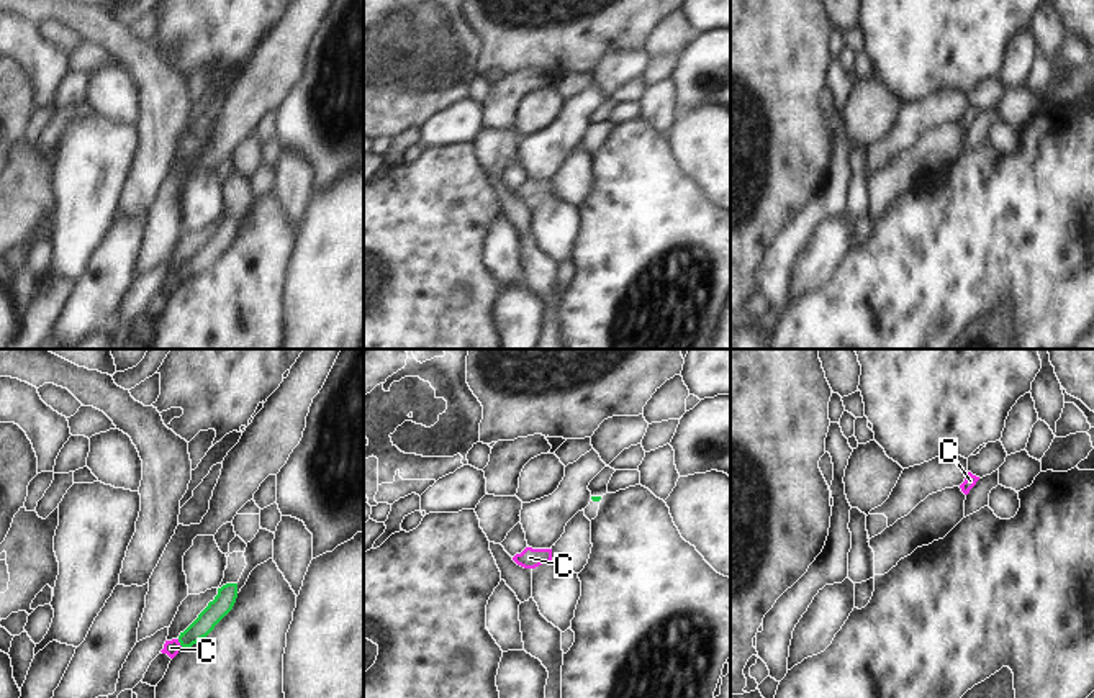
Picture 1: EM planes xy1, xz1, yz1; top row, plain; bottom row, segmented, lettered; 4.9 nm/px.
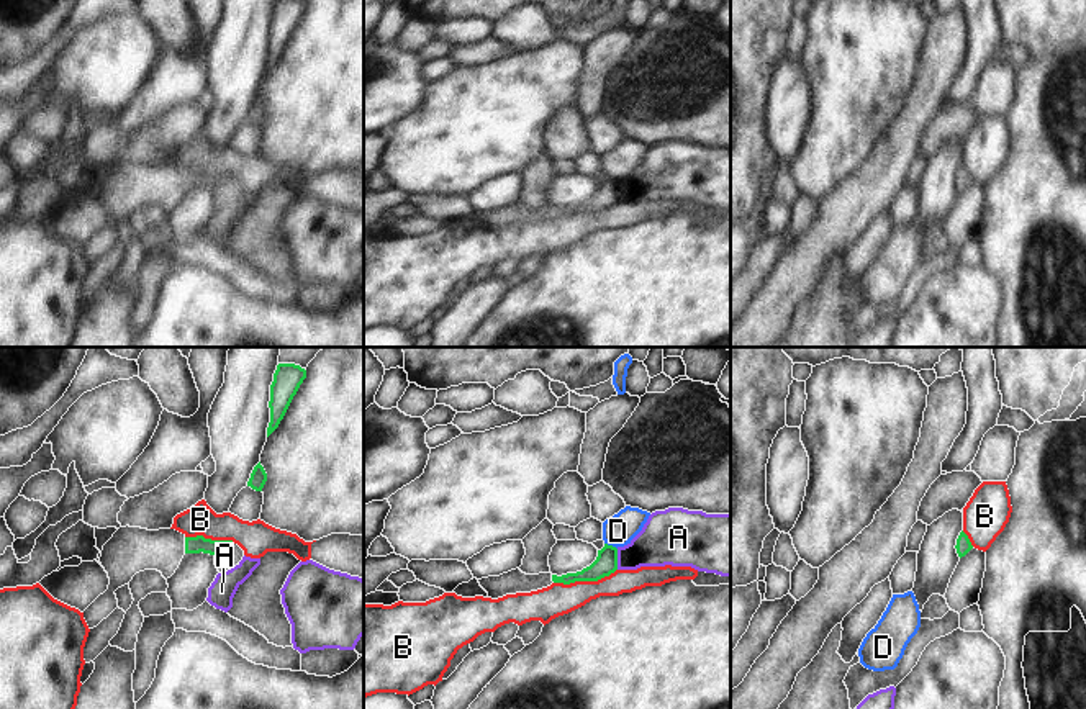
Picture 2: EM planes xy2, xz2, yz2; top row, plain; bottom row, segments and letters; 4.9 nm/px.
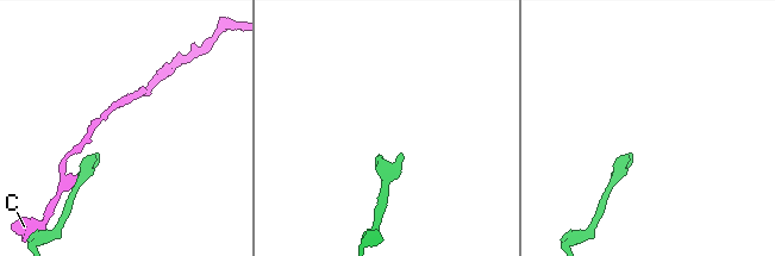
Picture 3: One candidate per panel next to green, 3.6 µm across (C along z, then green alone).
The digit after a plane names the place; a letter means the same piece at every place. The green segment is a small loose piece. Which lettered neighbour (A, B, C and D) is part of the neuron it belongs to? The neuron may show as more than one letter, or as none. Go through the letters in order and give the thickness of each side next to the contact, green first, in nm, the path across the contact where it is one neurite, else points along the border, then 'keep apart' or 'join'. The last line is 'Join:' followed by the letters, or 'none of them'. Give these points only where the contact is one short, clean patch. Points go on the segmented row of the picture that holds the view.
A: 110/240 nm | along xz2 (616, 549), (618, 569) | keep apart
B: 110/160 nm | along xz2 (616, 569), (597, 580), (554, 583) | keep apart
C: 100/80 nm | along xy1 (177, 639), (182, 648) | keep apart
D: 110/160 nm | keep apart
Join: none of them

